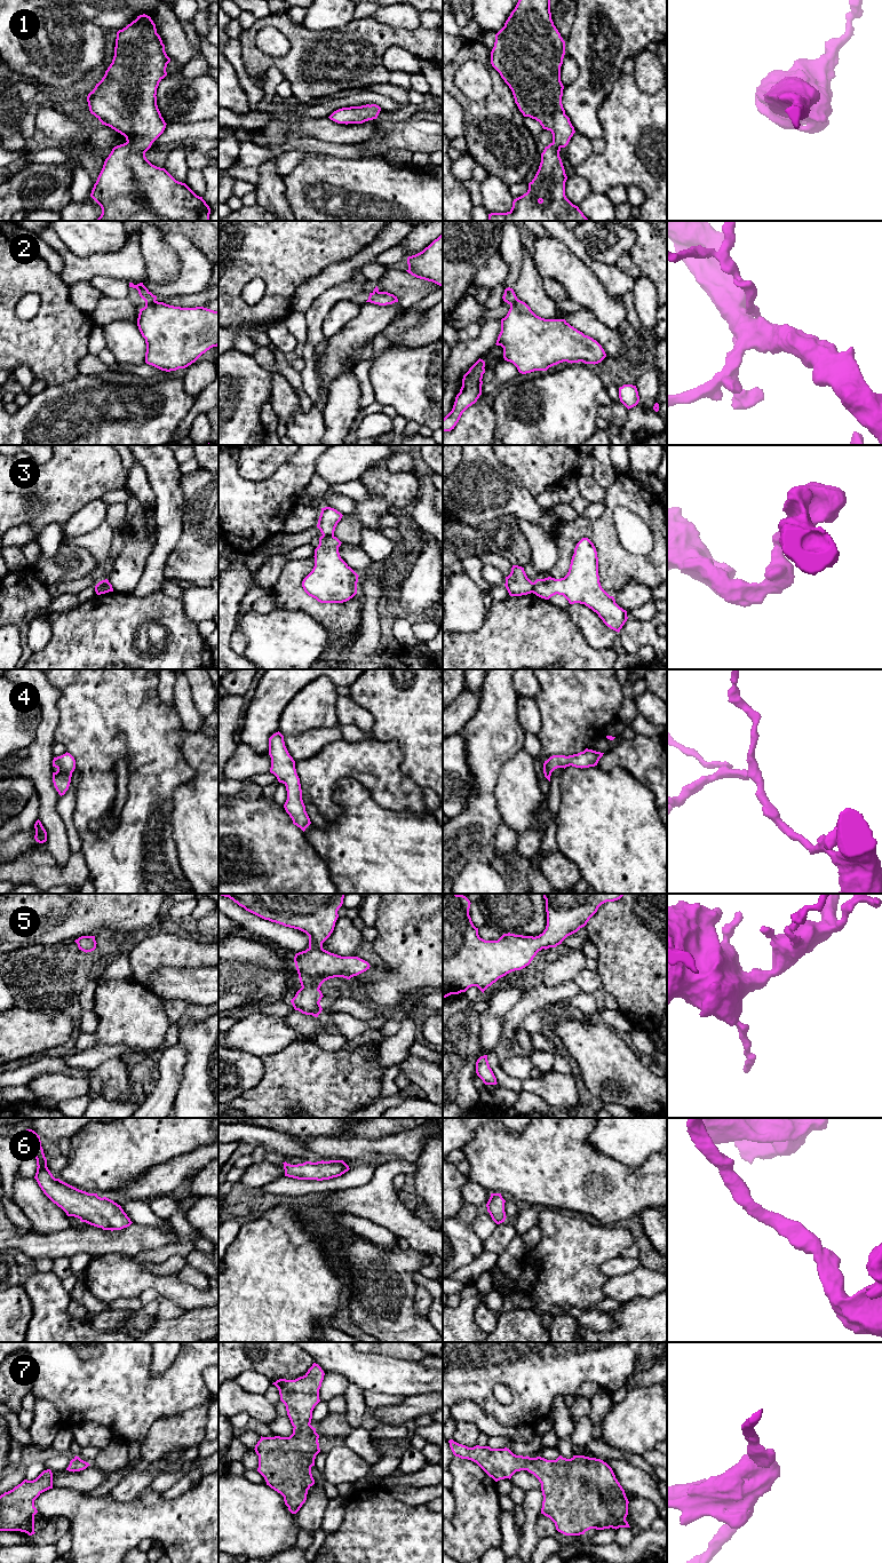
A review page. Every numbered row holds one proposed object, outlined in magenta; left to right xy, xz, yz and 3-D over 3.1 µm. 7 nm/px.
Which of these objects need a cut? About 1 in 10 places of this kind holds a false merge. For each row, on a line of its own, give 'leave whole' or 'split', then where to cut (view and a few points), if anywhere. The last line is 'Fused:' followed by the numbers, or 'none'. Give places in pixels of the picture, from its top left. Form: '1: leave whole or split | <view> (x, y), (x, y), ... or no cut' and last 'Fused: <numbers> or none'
1: leave whole | no cut
2: split | xy (155, 300), (145, 303)
3: split | xz (333, 533), (323, 536)
4: leave whole | no cut
5: leave whole | no cut
6: leave whole | no cut
7: leave whole | no cut
Fused: 2, 3

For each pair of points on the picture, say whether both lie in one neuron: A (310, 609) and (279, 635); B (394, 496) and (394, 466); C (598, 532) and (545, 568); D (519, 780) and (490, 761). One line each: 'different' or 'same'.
A: different
B: different
C: different
D: different

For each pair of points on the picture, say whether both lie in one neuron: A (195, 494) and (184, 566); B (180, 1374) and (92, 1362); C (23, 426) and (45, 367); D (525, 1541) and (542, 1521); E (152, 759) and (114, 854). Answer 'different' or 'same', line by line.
A: same
B: same
C: different
D: different
E: same

